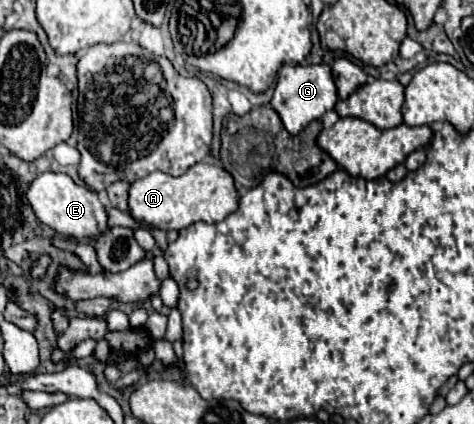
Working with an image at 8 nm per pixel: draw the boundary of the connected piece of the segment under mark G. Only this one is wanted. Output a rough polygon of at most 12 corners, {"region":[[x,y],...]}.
{"region":[[284,65],[270,107],[298,135],[332,111],[328,65]]}

